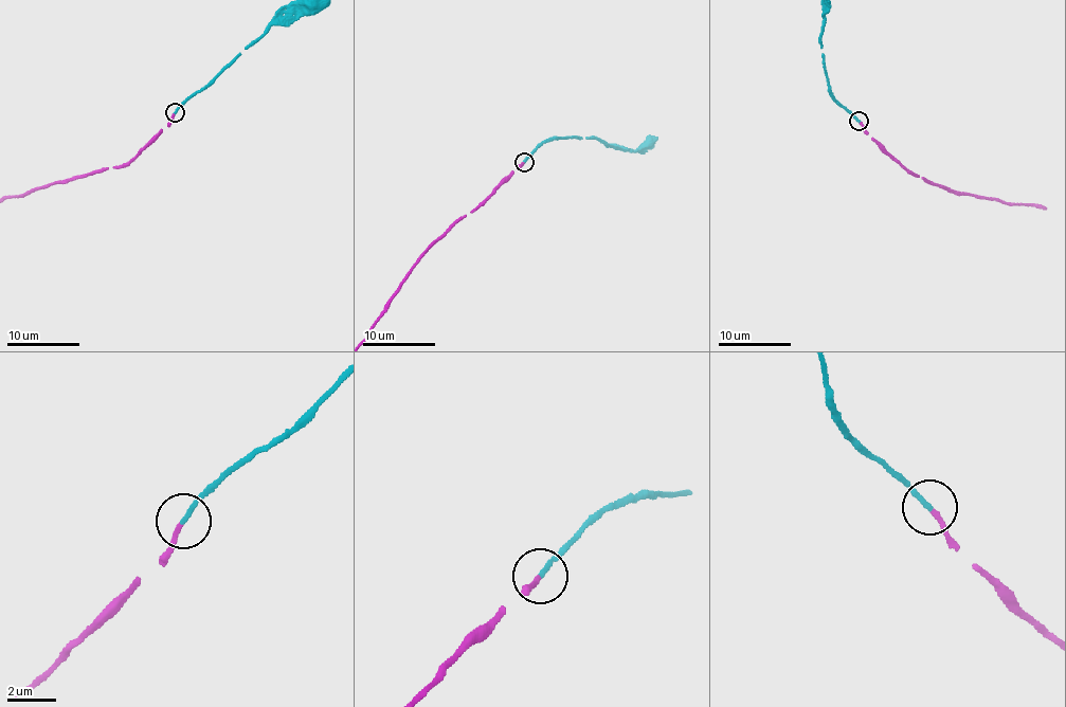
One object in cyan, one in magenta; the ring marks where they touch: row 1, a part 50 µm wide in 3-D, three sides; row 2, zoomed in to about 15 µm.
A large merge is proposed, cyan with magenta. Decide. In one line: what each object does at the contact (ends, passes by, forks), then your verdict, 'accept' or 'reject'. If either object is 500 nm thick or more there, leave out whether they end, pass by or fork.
cyan ends | magenta ends | accept

